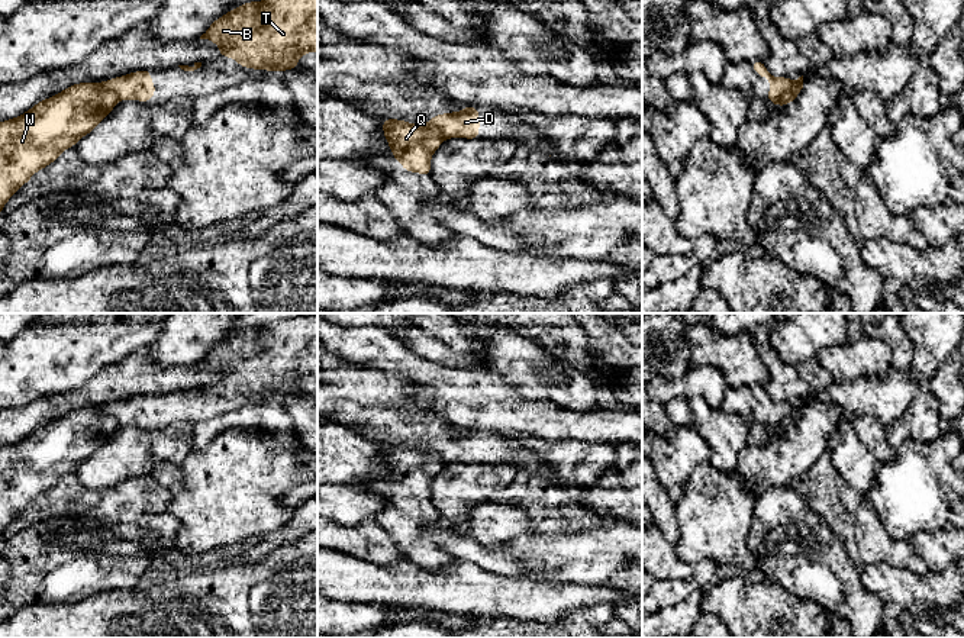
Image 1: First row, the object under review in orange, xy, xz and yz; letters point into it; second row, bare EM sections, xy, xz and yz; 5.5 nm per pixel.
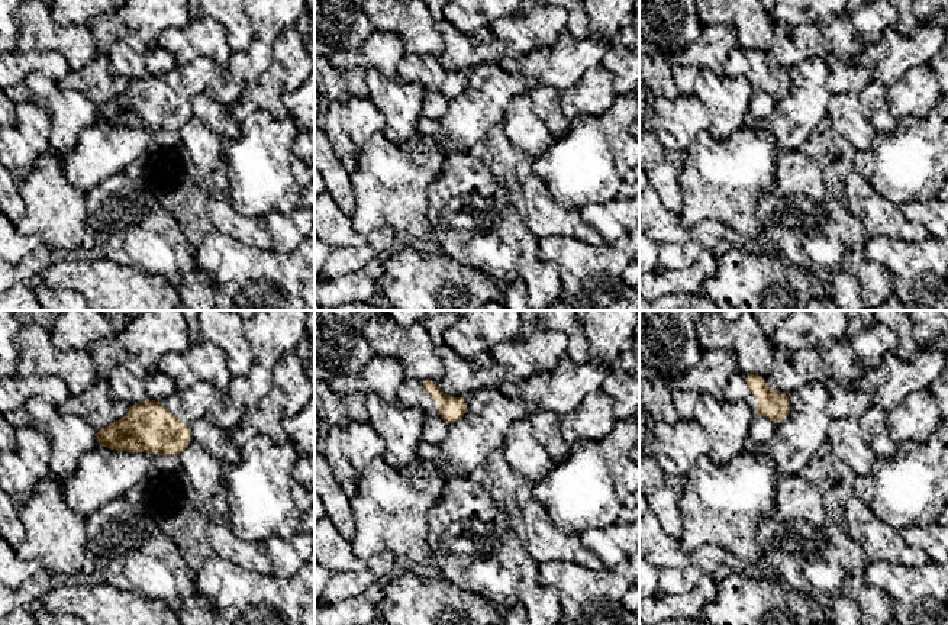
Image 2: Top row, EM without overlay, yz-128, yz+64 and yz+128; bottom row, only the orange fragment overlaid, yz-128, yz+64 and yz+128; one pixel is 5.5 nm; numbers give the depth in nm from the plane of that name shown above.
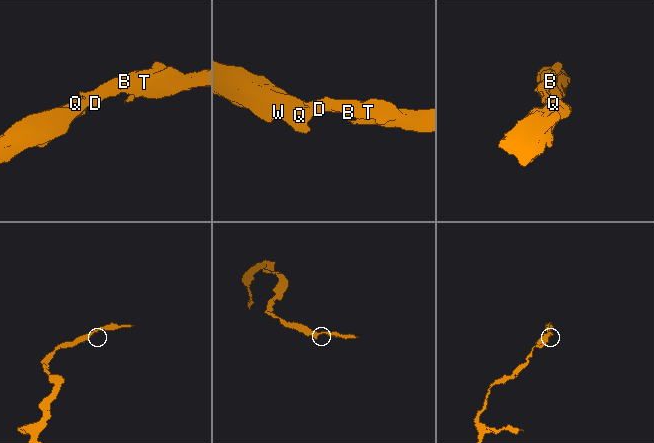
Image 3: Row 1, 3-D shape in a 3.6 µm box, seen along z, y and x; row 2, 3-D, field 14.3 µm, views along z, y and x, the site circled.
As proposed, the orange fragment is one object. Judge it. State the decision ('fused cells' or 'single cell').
fused cells

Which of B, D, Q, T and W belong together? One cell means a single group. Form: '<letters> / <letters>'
B D T / Q W

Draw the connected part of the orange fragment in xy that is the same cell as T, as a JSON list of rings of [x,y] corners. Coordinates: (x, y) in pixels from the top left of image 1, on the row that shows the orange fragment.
[[[261,0],[244,3],[216,19],[200,36],[219,45],[219,57],[229,57],[244,68],[281,72],[297,68],[302,55],[317,52],[317,0]]]

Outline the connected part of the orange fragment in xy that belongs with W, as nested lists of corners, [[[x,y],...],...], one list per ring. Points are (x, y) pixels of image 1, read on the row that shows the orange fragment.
[[[100,83],[72,84],[61,93],[41,100],[17,117],[0,122],[0,215],[9,199],[32,175],[51,165],[65,149],[75,146],[116,106],[119,97]]]

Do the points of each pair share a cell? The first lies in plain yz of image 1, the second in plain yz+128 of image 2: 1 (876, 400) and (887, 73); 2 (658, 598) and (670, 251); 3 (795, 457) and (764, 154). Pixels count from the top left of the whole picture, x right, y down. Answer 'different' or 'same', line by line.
1: same
2: same
3: different

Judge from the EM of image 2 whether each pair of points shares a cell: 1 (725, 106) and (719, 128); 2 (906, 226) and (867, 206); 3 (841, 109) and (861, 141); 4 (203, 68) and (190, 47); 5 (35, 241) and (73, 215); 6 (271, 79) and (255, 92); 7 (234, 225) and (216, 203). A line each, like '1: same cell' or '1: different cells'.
1: same cell
2: same cell
3: same cell
4: different cells
5: different cells
6: same cell
7: same cell

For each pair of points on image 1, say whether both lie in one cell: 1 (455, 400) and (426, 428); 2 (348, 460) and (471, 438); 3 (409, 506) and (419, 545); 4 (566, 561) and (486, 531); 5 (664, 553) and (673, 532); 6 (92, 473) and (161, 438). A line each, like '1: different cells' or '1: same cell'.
1: different cells
2: different cells
3: same cell
4: different cells
5: different cells
6: same cell

